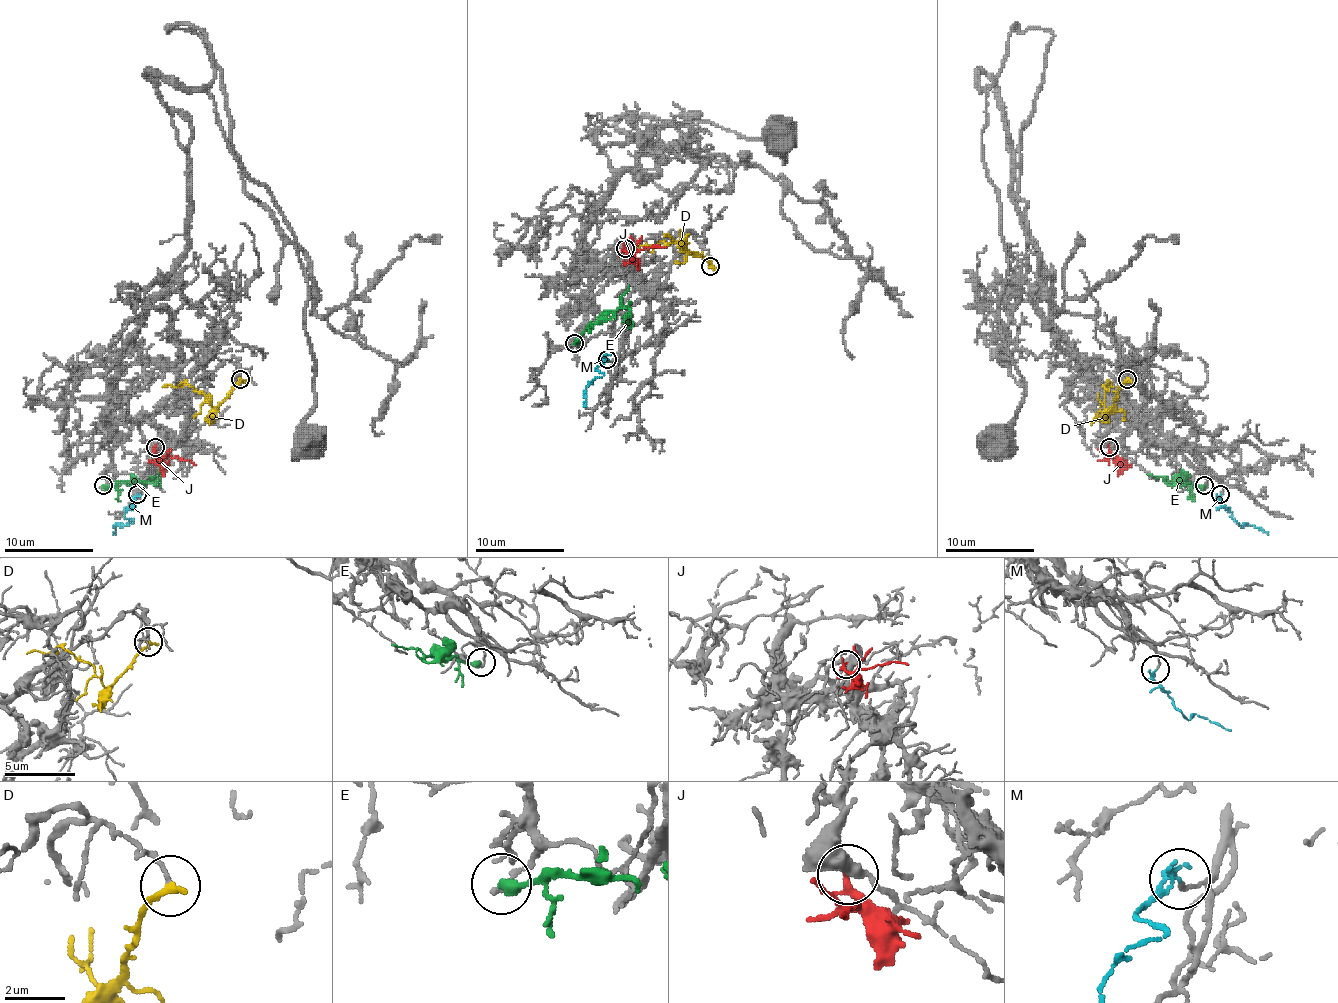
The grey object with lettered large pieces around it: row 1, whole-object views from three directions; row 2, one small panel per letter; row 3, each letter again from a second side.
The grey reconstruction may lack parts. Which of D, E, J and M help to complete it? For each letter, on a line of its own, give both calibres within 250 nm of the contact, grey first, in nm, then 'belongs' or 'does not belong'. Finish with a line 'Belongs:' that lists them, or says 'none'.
D: 130/280 nm | does not belong
E: 150/400 nm | does not belong
J: 400/280 nm | does not belong
M: 140/240 nm | belongs
Belongs: M

